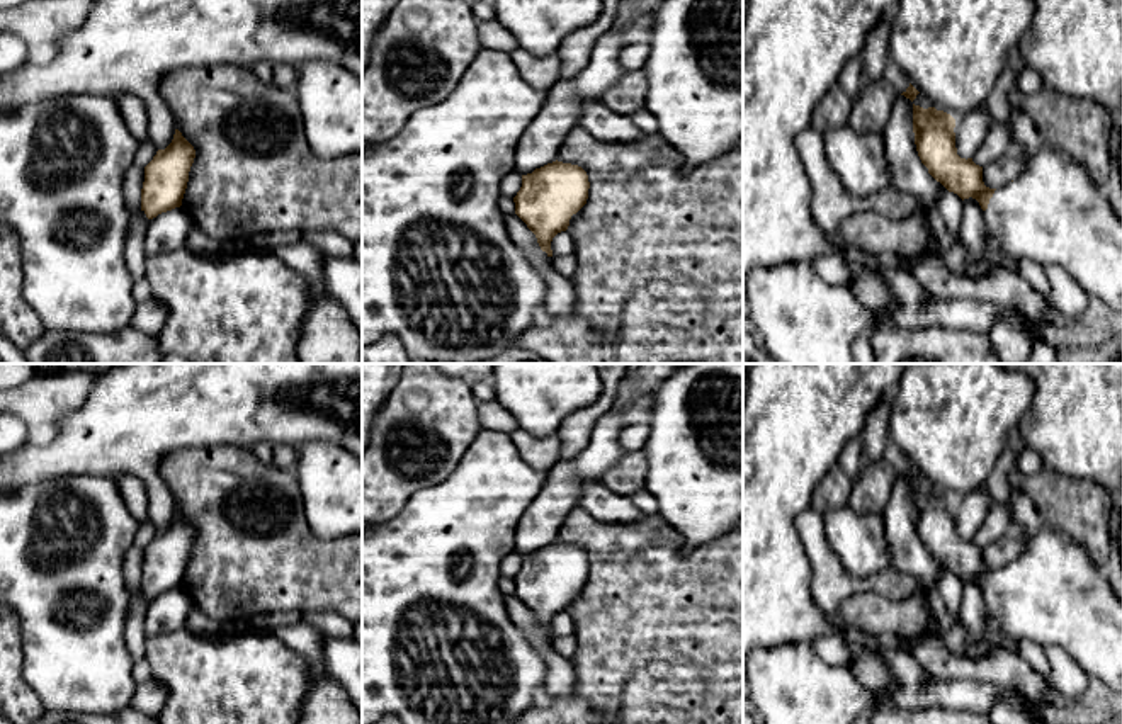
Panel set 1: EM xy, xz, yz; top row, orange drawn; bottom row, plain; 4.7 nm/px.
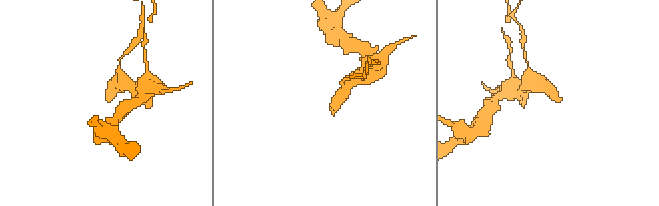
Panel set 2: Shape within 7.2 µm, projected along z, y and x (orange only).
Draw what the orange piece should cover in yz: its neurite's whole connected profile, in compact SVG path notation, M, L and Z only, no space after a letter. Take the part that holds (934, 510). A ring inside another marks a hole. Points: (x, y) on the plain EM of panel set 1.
M913 484L915 525L921 544L949 573L979 583L988 615L1001 625L1001 649L1017 654L1020 641L1059 646L1090 678L1122 693L1122 602L1107 569L1098 568L1081 544L1047 523L1035 535L1020 535L1025 547L1013 563L989 569L983 563L983 547L957 535L954 508L950 495Z

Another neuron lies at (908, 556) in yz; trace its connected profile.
M898 474L886 505L886 542L891 547L891 569L915 576L921 586L935 585L950 614L959 614L964 593L962 580L942 573L938 563L921 544L913 513L913 483Z

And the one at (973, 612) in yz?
M964 580L962 585L964 593L959 608L959 625L966 632L966 658L981 661L993 651L984 631L984 620L988 614L984 597L976 580Z

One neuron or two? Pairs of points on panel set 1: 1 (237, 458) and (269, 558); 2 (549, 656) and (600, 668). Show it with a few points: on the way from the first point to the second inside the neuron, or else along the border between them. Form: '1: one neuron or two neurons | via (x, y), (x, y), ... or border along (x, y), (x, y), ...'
1: one neuron | via (228, 485), (220, 497), (218, 512), (242, 534)
2: two neurons | border along (570, 660), (573, 690), (565, 697), (553, 699)

